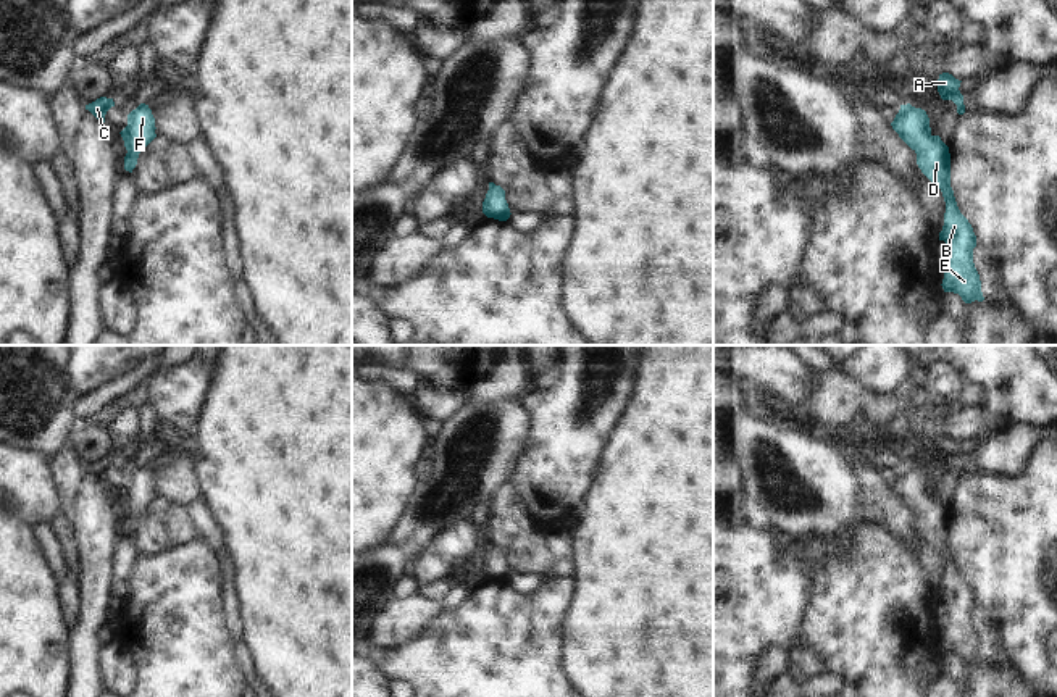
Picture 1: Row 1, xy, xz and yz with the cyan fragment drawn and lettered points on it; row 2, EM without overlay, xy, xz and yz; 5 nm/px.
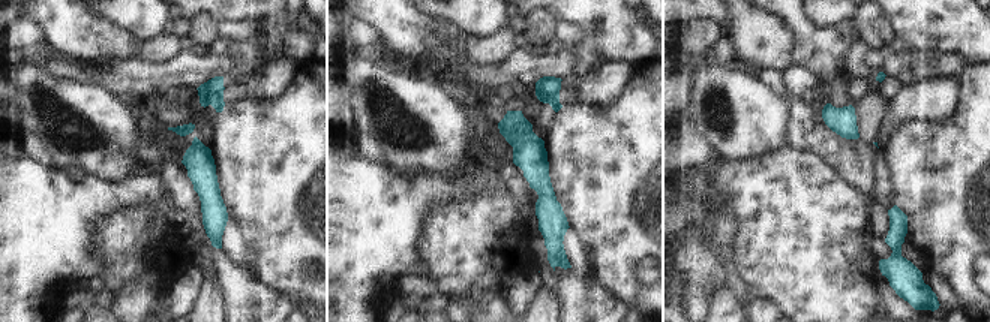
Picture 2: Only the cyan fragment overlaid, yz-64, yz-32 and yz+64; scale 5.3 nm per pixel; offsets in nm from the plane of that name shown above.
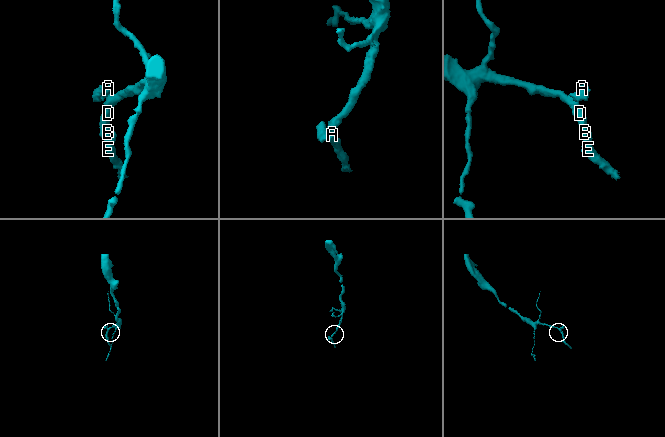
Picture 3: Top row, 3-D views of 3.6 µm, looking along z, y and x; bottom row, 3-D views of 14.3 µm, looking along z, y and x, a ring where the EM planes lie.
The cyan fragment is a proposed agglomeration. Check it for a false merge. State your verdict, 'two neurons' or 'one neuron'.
one neuron

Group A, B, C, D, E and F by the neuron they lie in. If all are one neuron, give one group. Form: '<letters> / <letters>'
A B C D E F

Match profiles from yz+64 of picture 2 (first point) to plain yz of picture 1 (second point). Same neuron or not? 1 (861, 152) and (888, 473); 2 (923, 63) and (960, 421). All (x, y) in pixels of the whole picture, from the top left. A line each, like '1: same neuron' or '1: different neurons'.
1: different neurons
2: same neuron

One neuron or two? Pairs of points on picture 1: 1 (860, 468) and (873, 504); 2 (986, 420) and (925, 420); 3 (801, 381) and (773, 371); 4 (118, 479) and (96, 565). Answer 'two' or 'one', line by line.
1: one
2: one
3: one
4: two

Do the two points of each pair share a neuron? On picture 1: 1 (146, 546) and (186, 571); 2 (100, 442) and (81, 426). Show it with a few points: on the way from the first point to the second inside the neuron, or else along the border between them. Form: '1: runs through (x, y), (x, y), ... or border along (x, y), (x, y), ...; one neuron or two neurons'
1: border along (192, 539), (137, 557); two neurons
2: runs through (96, 441), (86, 431); one neuron

